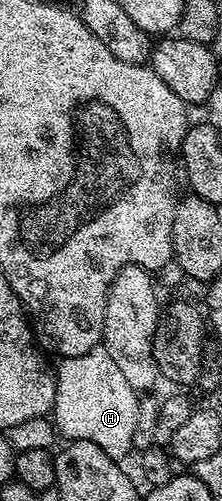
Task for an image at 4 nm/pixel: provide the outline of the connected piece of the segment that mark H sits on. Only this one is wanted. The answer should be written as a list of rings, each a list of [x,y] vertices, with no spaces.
[[[100,344],[87,354],[64,357],[56,367],[55,396],[51,418],[54,428],[66,441],[93,442],[118,460],[134,449],[140,395],[122,376],[117,362]]]

